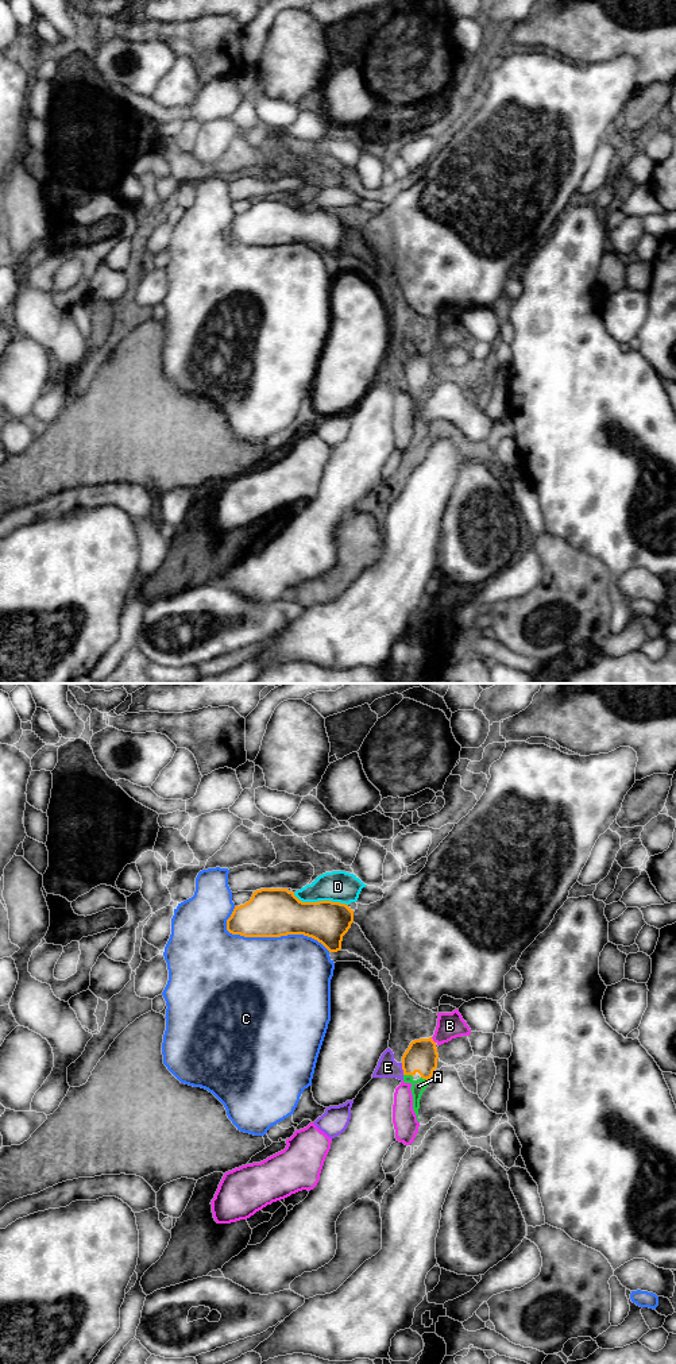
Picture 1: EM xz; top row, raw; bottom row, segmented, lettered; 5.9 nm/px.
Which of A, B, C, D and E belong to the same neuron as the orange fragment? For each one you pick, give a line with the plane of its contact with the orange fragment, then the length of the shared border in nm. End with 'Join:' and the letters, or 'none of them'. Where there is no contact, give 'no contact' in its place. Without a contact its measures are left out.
A: xz | 60 nm
Join: A

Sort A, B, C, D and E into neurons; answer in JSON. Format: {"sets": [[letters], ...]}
{"sets": [["A"], ["B"], ["C"], ["D"], ["E"]]}

